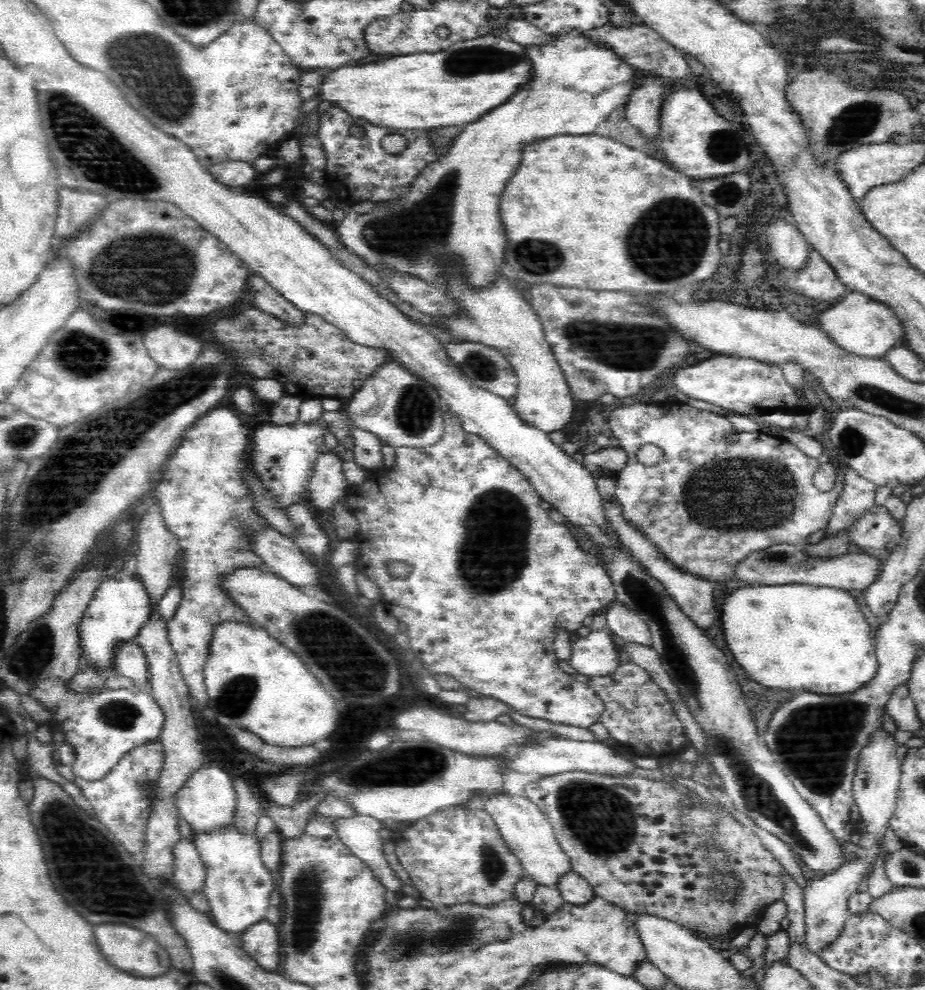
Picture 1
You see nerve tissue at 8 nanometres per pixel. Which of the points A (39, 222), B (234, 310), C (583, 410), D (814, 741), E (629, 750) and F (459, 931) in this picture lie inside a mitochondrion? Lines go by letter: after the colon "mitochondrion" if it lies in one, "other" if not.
A: other
B: other
C: other
D: mitochondrion
E: other
F: mitochondrion

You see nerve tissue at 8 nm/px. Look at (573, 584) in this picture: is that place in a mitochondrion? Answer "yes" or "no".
no

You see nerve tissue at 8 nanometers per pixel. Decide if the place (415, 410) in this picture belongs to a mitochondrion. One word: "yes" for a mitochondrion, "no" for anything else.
yes

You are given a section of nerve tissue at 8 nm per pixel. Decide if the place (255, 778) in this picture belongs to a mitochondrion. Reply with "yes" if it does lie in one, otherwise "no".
no

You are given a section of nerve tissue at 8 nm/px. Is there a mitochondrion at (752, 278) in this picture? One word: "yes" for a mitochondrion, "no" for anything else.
no

